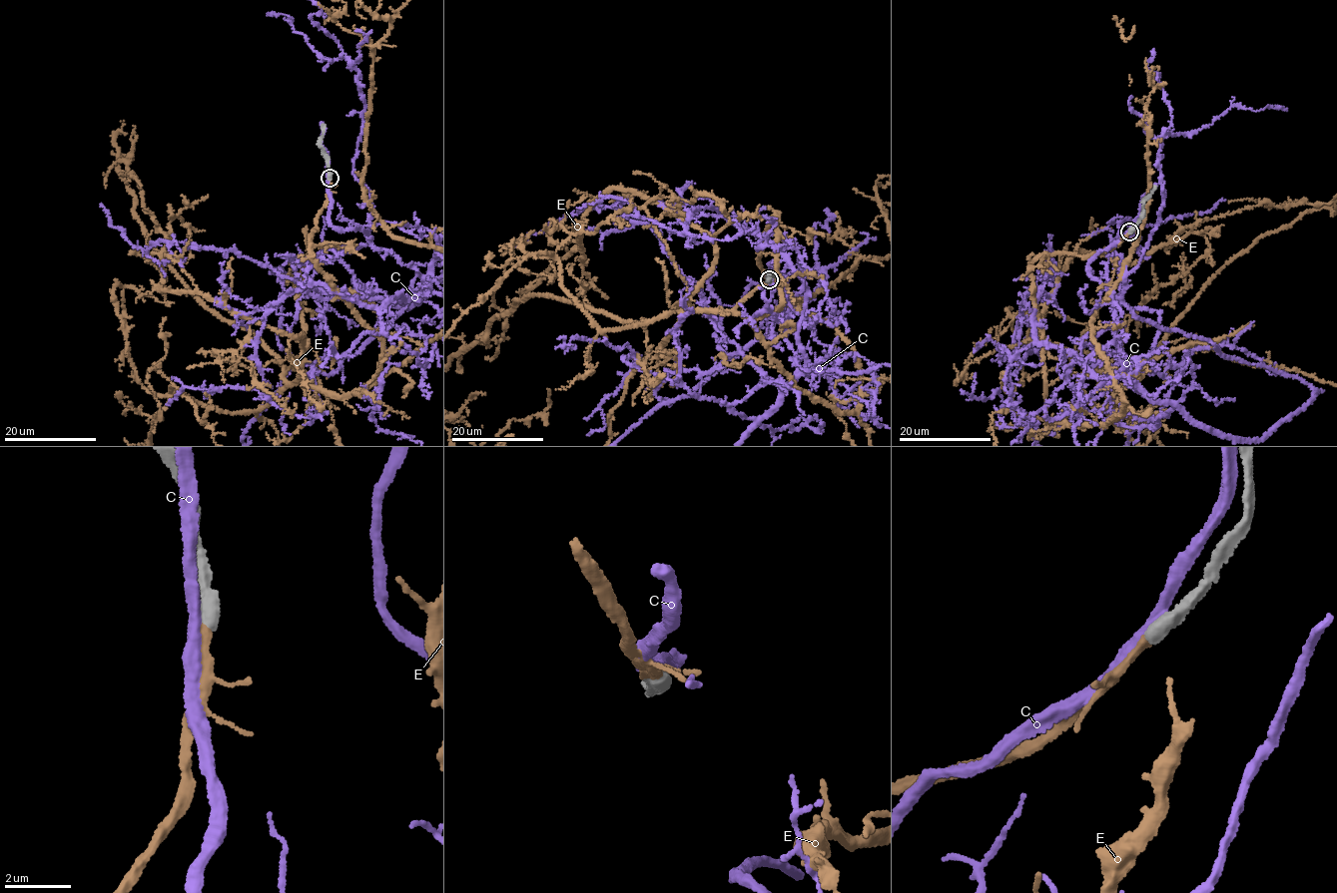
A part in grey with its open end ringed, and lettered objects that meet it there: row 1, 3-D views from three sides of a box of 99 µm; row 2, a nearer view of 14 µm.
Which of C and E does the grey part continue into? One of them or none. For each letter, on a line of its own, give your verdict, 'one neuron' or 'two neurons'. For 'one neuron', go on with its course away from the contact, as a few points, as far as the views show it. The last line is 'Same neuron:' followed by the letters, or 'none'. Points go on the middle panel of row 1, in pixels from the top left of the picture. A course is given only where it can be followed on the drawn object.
C: two neurons
E: one neuron
Same neuron: E

